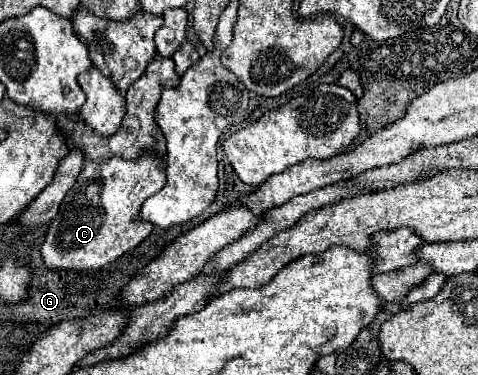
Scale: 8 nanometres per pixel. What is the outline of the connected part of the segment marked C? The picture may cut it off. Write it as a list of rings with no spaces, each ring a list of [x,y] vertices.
[[[111,159],[109,163],[87,163],[79,173],[75,185],[61,201],[57,217],[41,245],[41,259],[47,269],[55,271],[91,271],[101,269],[121,255],[133,251],[143,239],[149,237],[153,225],[141,221],[139,209],[145,199],[155,195],[165,185],[165,163],[157,167],[153,159],[123,161]]]

